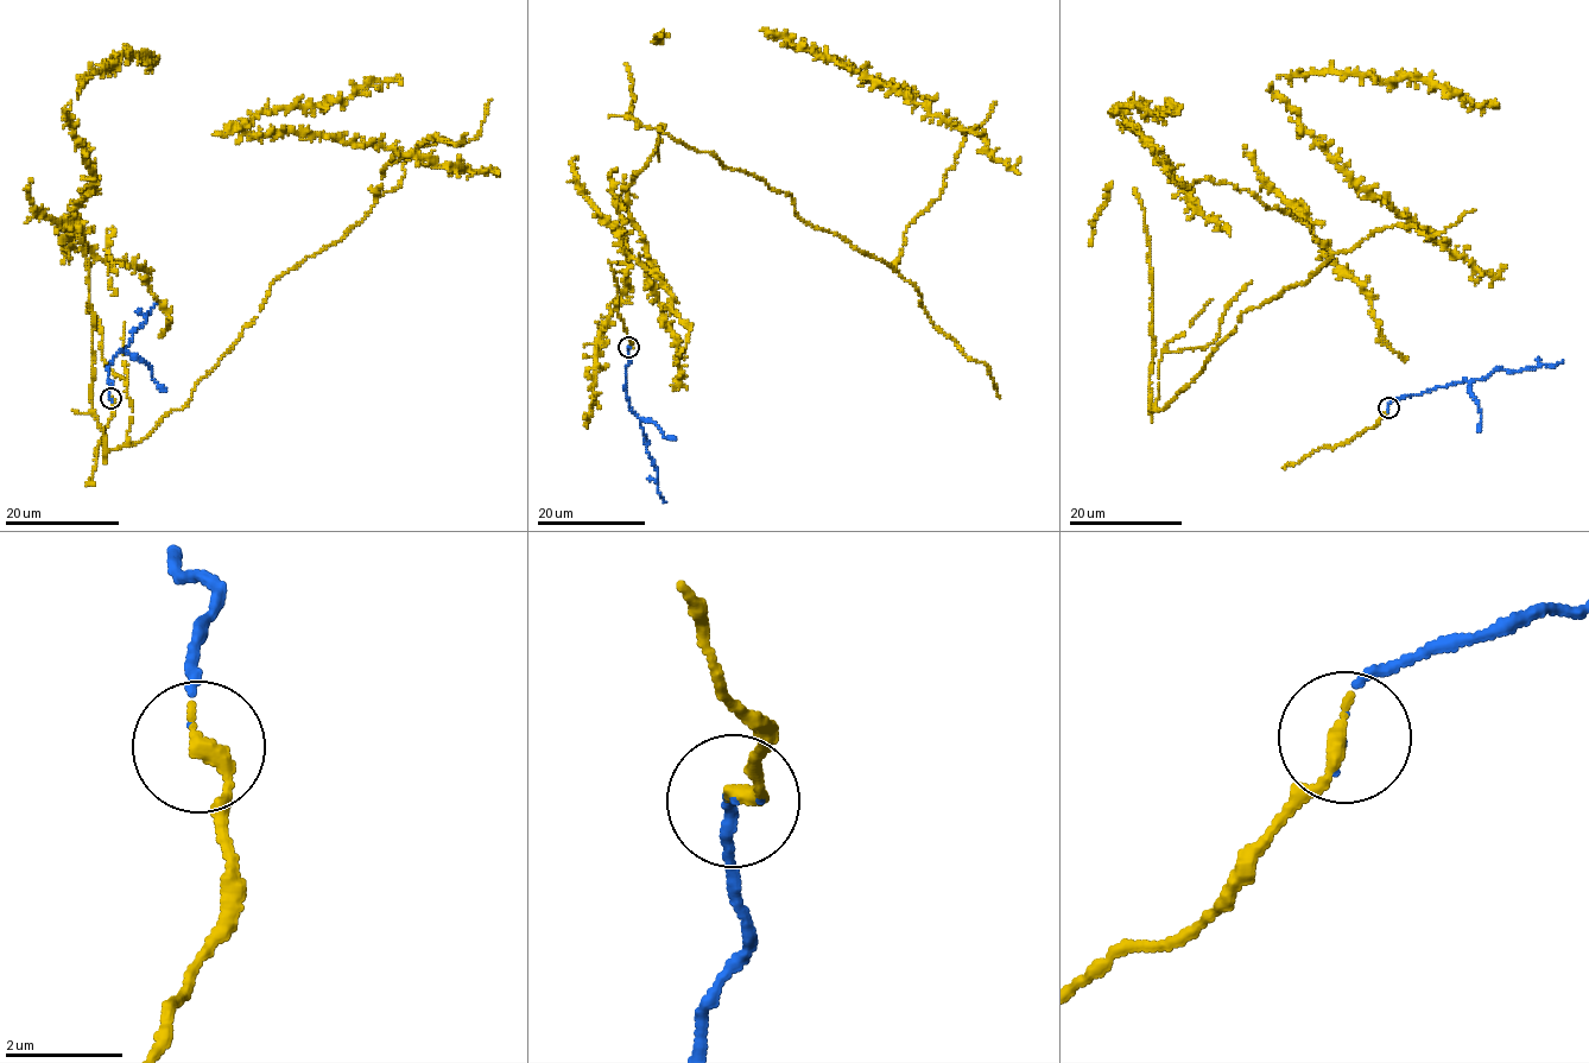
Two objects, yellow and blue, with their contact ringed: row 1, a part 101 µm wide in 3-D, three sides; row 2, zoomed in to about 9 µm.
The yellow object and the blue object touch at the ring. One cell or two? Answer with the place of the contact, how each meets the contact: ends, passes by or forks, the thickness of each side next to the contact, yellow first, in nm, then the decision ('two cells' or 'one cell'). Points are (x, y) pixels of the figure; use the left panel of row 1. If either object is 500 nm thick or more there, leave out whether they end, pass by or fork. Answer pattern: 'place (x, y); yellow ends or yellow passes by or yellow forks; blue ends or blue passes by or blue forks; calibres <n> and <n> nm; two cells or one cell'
place (111, 398); yellow ends; blue ends; calibres 300 and 50 nm; one cell

